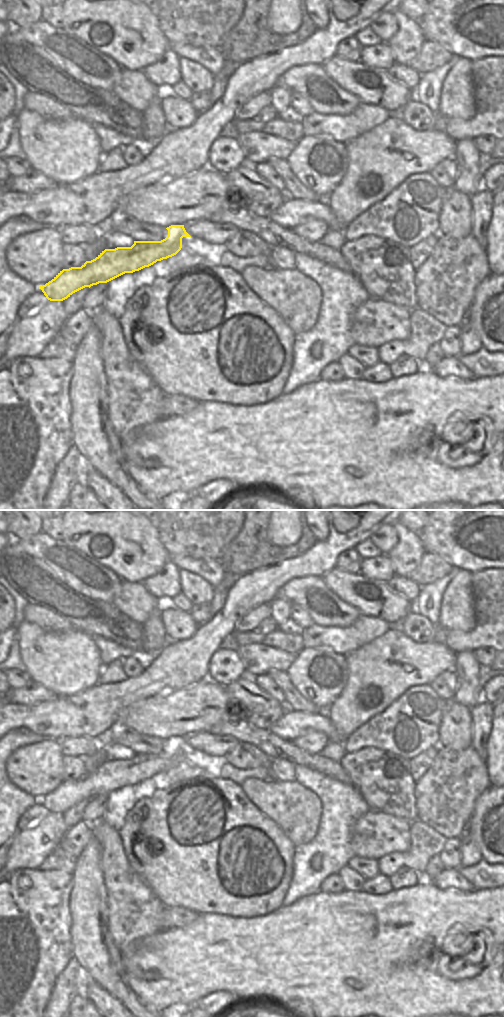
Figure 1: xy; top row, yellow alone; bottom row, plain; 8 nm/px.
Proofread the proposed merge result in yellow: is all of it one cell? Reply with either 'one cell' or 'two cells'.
one cell

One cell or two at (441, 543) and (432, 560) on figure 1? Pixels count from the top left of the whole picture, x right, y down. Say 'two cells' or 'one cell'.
two cells

